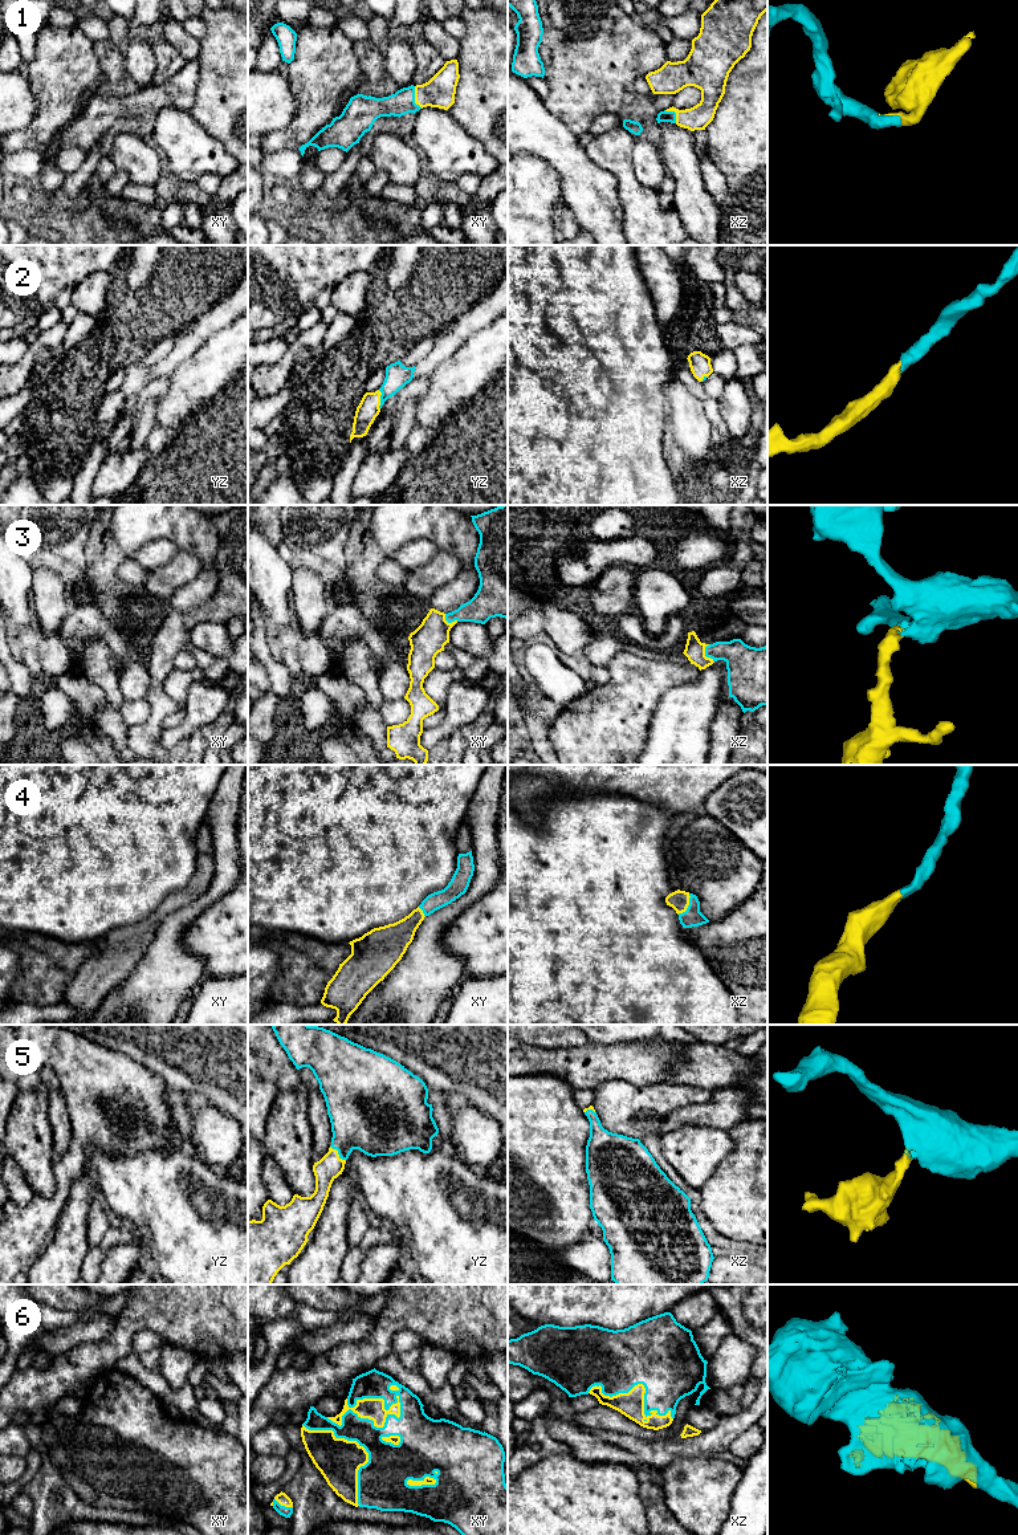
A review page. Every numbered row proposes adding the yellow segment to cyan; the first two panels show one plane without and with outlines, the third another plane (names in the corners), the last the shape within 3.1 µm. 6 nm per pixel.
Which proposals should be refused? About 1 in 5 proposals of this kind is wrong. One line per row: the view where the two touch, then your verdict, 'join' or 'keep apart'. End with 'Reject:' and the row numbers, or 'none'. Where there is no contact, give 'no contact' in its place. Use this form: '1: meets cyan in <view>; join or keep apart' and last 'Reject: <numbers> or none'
1: meets cyan in xy; join
2: meets cyan in yz; join
3: meets cyan in xz; join
4: meets cyan in xz; join
5: meets cyan in yz; join
6: meets cyan in xy; join
Reject: none

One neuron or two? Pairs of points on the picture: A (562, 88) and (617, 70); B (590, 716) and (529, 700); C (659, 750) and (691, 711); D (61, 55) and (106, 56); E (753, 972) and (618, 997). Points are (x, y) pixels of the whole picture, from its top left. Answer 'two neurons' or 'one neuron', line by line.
A: one neuron
B: two neurons
C: one neuron
D: two neurons
E: two neurons

